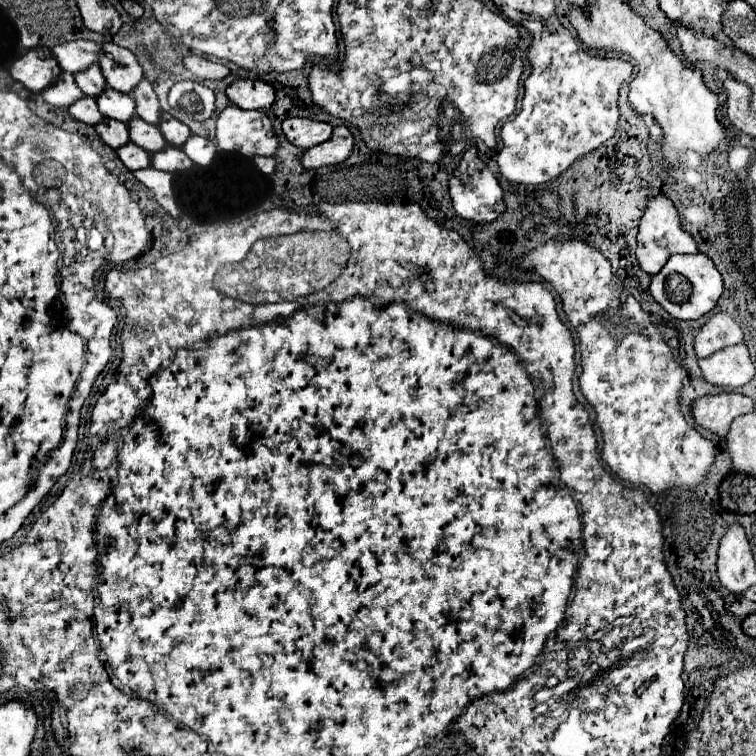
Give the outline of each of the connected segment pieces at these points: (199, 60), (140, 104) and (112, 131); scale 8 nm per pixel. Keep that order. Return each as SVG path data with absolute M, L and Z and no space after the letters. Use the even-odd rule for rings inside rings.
M186 55L184 57L184 67L196 77L196 79L224 79L230 69L222 63L214 63L202 55Z
M142 79L134 91L132 97L136 101L136 115L142 117L146 123L158 123L160 121L160 105L158 105L158 97L150 85L148 79Z
M102 119L96 127L96 133L100 135L100 139L110 145L112 149L128 143L128 125L122 123L122 121L116 121L116 119Z

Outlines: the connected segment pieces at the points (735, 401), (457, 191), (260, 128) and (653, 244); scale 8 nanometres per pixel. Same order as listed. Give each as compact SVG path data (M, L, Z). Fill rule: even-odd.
M740 393L706 395L692 403L694 421L720 437L726 437L734 417L750 411L754 411L754 401Z
M470 147L464 153L458 169L452 173L452 179L450 179L450 197L452 197L456 213L462 219L470 219L470 221L476 221L476 223L494 221L506 209L504 207L504 191L502 191L498 179L494 177L494 173L480 161L476 147Z
M228 105L216 119L216 141L222 151L240 153L244 157L274 155L278 139L272 121L262 109L244 111Z
M656 195L656 197L648 199L646 211L640 219L636 257L640 261L640 267L648 275L656 275L656 271L660 271L674 253L698 253L696 241L692 239L692 235L688 231L682 229L680 217L678 217L678 211L676 211L674 203L666 195Z

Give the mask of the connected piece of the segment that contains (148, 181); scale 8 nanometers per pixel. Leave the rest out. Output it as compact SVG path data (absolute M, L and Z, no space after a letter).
M138 169L134 171L134 177L144 183L152 193L154 197L158 199L158 203L172 215L172 217L178 217L180 215L180 209L174 201L174 189L172 189L172 175L166 173L166 171L158 171L158 169Z

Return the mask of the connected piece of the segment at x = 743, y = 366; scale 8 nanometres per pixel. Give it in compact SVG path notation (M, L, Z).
M744 343L732 345L712 353L710 357L698 359L702 375L708 383L720 387L742 387L754 377L754 365Z

